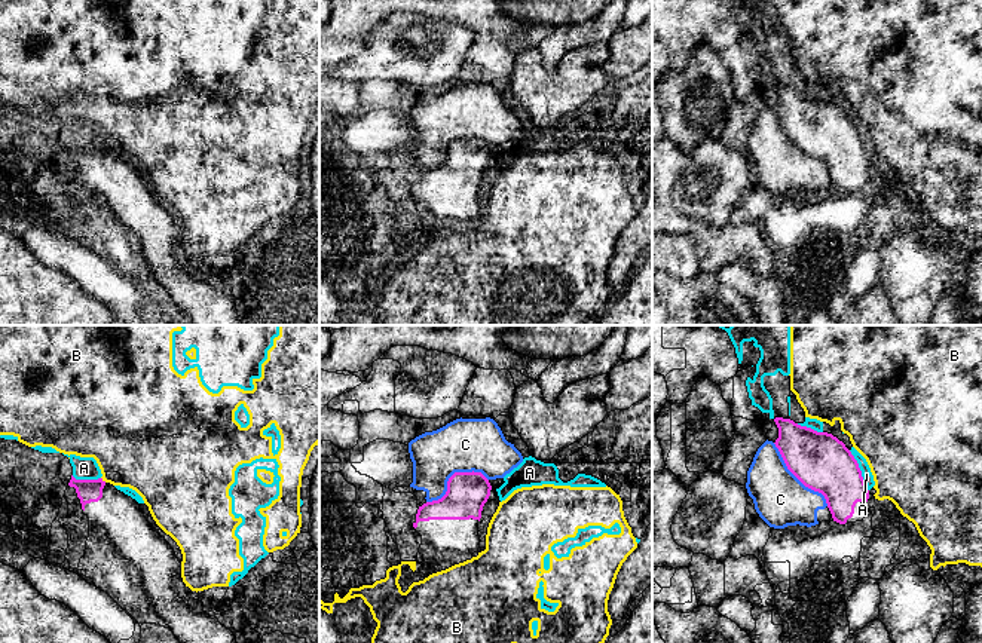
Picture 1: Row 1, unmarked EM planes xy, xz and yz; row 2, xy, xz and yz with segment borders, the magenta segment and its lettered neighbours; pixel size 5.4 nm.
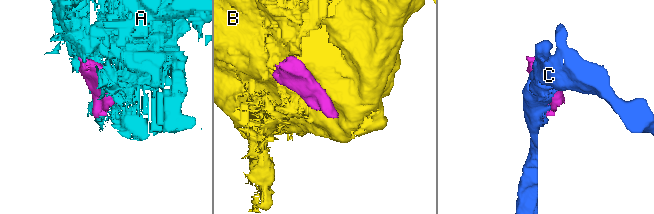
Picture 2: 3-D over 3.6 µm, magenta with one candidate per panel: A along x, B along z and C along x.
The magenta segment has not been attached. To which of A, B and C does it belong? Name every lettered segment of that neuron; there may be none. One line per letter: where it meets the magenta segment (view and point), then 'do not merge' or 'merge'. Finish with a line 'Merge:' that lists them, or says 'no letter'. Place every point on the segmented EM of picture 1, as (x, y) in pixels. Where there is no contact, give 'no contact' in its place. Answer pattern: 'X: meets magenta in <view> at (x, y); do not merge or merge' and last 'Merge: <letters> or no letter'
A: meets magenta in yz at (860, 471); do not merge
B: meets magenta in xy at (104, 481); do not merge
C: meets magenta in xz at (452, 475); do not merge
Merge: no letter

